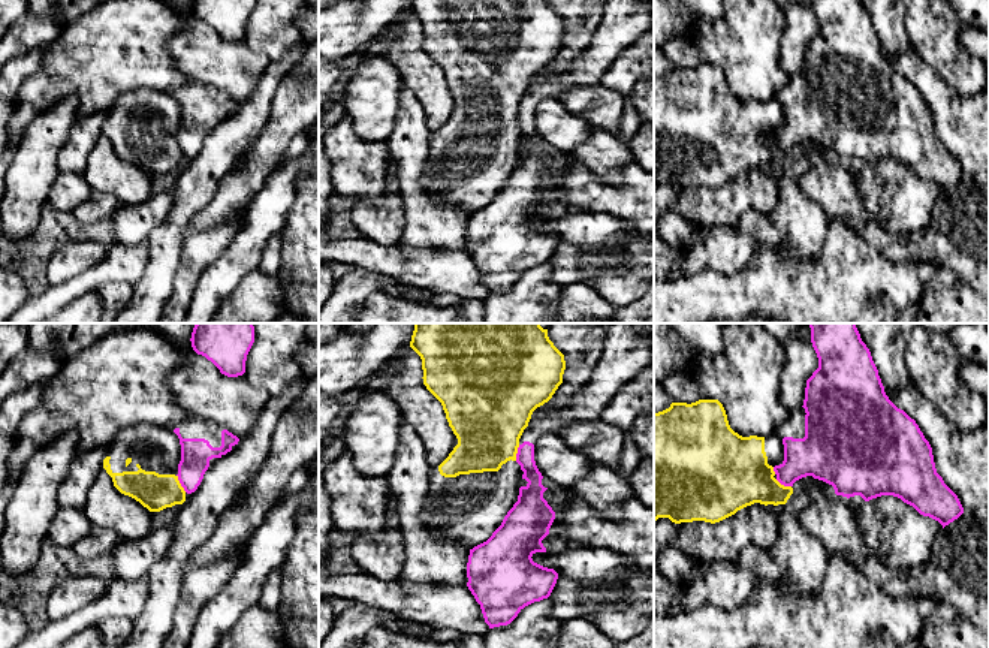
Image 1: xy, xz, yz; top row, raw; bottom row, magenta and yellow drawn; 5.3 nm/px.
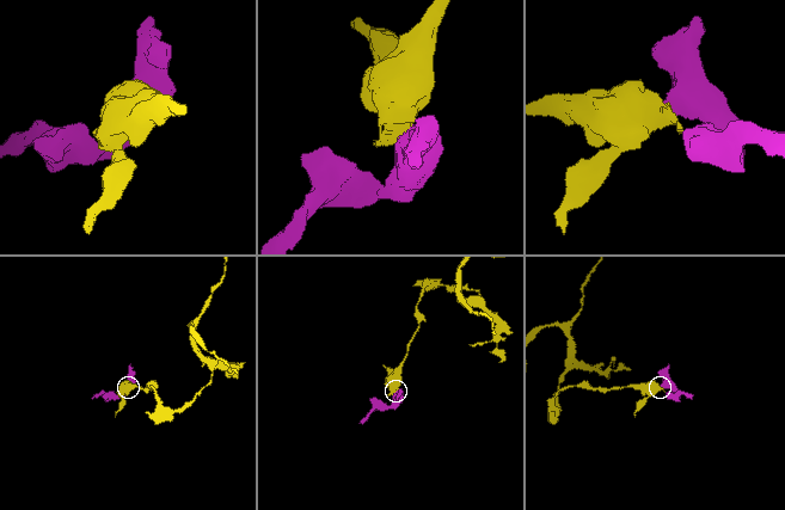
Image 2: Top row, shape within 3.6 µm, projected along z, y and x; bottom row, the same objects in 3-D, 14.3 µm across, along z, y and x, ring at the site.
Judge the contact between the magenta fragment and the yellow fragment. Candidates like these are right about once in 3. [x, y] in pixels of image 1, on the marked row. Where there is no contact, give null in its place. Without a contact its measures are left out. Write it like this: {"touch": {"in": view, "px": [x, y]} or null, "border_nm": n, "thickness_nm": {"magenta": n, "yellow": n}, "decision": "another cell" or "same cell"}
{"touch": {"in": "xy", "px": [181, 484]}, "border_nm": 110, "thickness_nm": {"magenta": 160, "yellow": 200}, "decision": "another cell"}

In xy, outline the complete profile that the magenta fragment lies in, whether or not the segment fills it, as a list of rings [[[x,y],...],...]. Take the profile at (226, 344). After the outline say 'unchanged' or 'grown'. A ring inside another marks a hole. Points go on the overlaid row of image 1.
[[[196,323],[192,347],[211,361],[221,374],[238,377],[245,373],[247,355],[254,343],[253,323]]] | unchanged

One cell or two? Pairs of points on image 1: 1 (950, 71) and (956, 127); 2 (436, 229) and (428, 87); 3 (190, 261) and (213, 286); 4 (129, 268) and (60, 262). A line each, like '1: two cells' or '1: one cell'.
1: two cells
2: two cells
3: two cells
4: two cells

